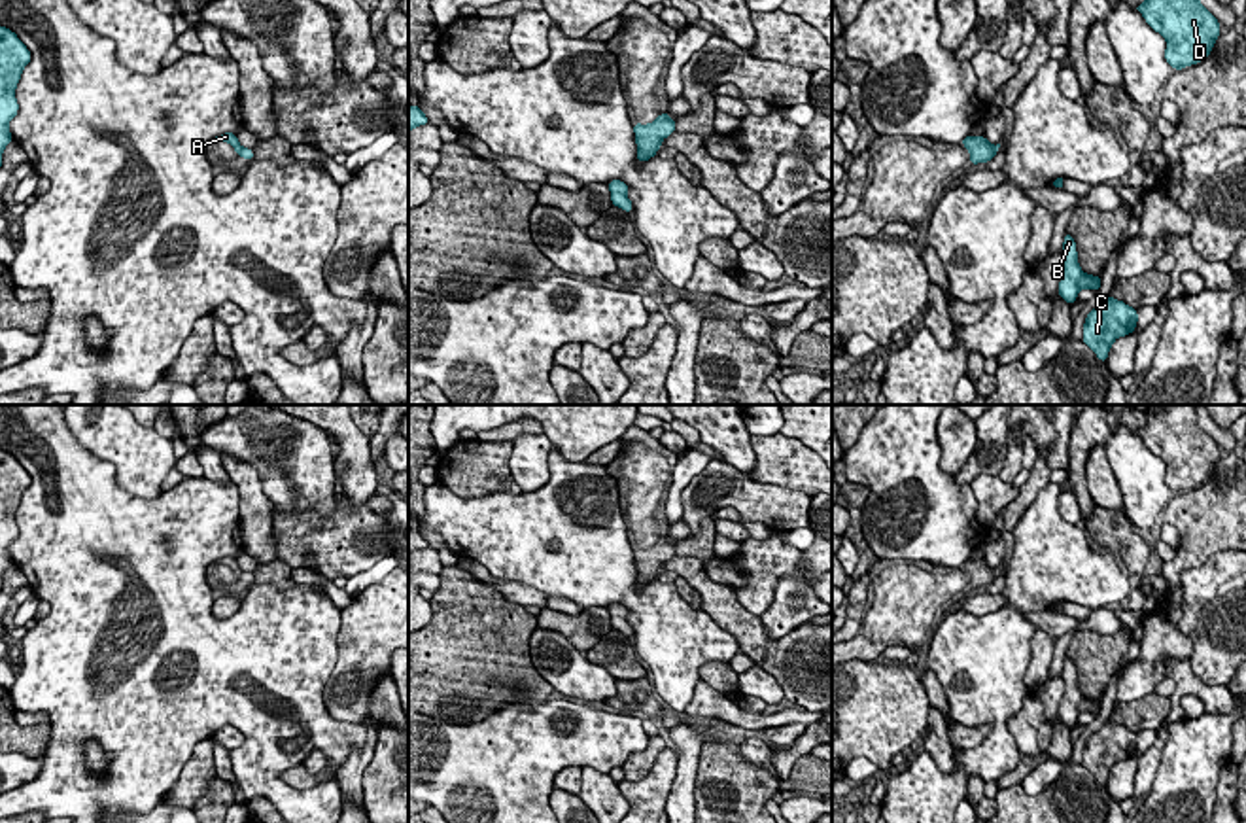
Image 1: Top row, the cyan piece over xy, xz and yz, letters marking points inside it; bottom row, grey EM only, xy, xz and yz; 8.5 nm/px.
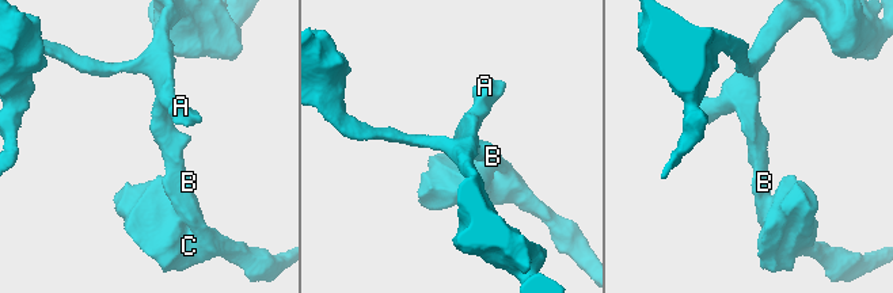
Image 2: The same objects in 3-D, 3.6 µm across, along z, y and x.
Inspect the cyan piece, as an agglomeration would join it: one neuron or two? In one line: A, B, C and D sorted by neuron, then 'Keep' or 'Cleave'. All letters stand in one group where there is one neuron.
Groups: A B C D. Keep

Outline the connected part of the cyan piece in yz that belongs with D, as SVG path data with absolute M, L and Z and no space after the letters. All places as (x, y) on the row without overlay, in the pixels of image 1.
M1150 405L1144 414L1146 426L1133 433L1167 464L1167 486L1174 494L1203 486L1221 456L1199 426L1195 405Z

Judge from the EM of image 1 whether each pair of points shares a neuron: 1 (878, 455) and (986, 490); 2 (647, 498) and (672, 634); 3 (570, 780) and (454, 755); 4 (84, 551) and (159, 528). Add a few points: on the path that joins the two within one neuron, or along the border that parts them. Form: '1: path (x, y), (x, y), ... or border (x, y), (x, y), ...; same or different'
1: border (969, 485), (976, 500), (976, 517), (986, 526); different
2: border (621, 500), (632, 547); different
3: border (581, 767), (564, 767), (553, 786); different
4: path (103, 549), (140, 547); same

